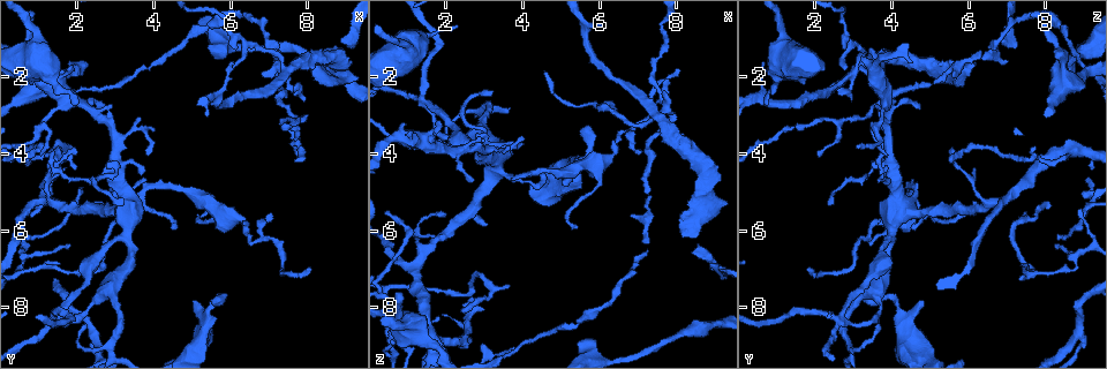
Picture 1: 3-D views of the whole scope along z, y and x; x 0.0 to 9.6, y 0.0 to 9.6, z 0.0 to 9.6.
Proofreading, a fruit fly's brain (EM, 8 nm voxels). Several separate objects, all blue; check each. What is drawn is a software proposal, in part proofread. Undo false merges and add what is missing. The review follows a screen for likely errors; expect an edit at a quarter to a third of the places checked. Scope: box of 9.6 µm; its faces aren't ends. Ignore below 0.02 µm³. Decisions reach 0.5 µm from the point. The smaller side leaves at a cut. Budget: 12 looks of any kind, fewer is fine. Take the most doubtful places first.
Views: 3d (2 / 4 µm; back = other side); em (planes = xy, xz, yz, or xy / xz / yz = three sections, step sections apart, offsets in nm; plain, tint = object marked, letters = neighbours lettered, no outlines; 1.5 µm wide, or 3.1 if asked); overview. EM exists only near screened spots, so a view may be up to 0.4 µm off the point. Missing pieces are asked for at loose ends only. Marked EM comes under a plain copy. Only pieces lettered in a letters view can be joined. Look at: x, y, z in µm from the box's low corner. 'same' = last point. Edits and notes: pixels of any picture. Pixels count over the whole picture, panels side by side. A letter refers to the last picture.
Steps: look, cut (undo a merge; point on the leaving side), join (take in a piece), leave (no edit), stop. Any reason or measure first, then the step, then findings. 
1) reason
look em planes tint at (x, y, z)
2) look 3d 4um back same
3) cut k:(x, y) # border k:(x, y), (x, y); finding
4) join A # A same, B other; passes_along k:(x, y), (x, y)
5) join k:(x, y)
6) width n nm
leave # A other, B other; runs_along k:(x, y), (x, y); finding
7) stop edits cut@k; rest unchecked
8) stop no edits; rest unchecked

three arms meet
look 3d 4um at (1.45, 8.30, 2.60)

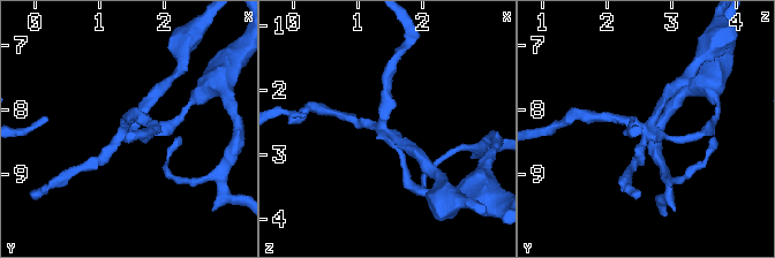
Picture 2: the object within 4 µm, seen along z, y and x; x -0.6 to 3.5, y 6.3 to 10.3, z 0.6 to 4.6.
arms 3; arm_widths 160, 160, 200 nm; need the tissue
look em planes tint at (1.50, 8.25, 2.65)

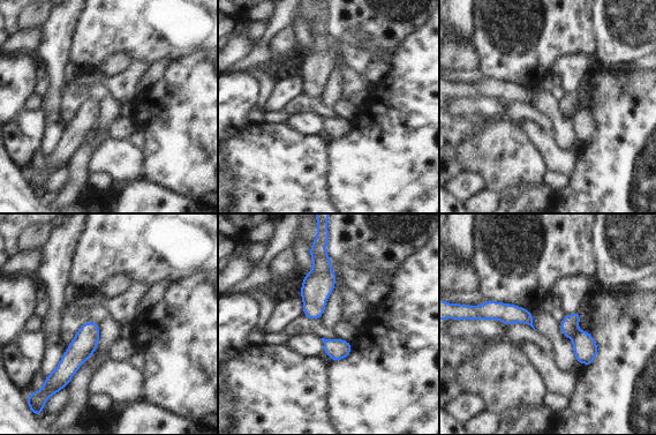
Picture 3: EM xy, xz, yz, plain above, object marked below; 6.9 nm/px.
see the neighbours
look em planes letters same

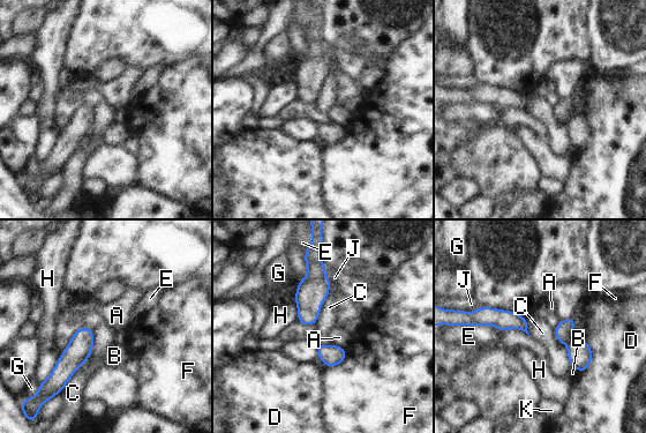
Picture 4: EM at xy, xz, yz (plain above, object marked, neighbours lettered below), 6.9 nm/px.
longest_contact C 500 nm
leave # A other, B other, C other, D other, E other, F other, G other, H other, J other, K other; border 4:(94, 329), (90, 357), (60, 392); all the same neuron

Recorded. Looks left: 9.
thin end
look em xz step 8 tint at (2.00, 2.80, 0.80)

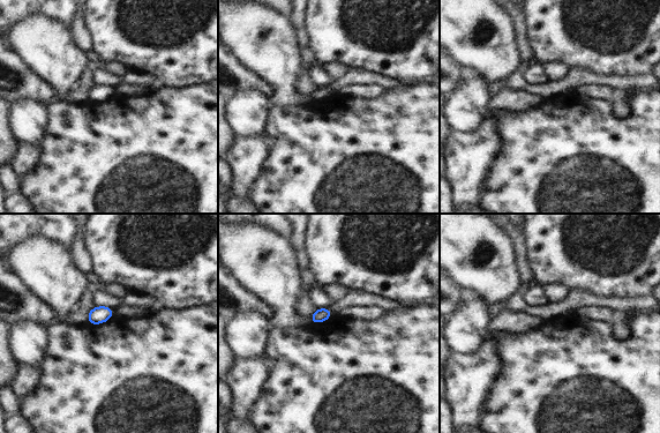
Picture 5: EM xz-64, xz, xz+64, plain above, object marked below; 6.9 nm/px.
look em planes letters same

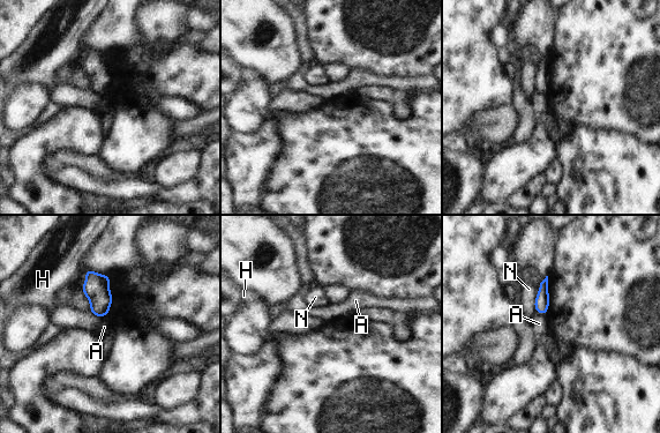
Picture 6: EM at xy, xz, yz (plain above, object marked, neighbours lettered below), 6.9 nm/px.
width 100 nm
leave # A other, H other, N other; border 6:(535, 311), (544, 315); none of them fits

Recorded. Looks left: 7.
tapers out
look em xz step 8 tint at (2.40, 5.25, 8.15)

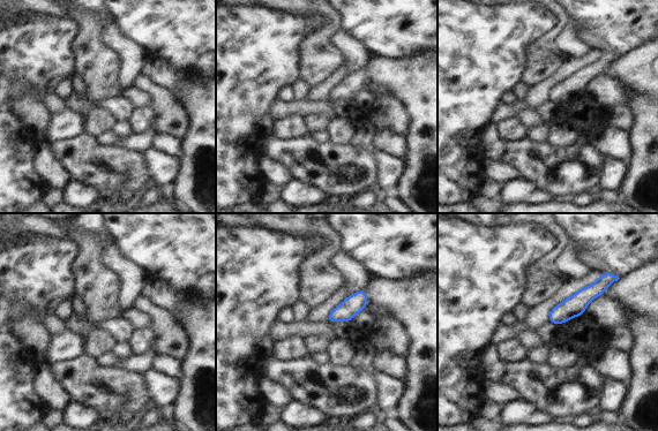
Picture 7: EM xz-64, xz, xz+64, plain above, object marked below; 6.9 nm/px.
cut it another way
look em xy step 8 letters same

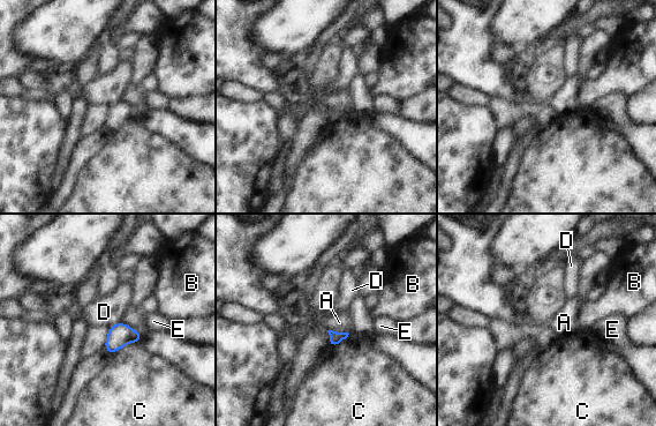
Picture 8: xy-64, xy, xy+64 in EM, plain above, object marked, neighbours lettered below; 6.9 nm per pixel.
longest_contact C 240 nm
leave # A other, B other, C other, D other, E other; border 8:(328, 329), (348, 334); no lettered piece goes on from it

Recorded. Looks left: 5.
free end
look em yz step 4 letters at (2.95, 2.75, 3.60)

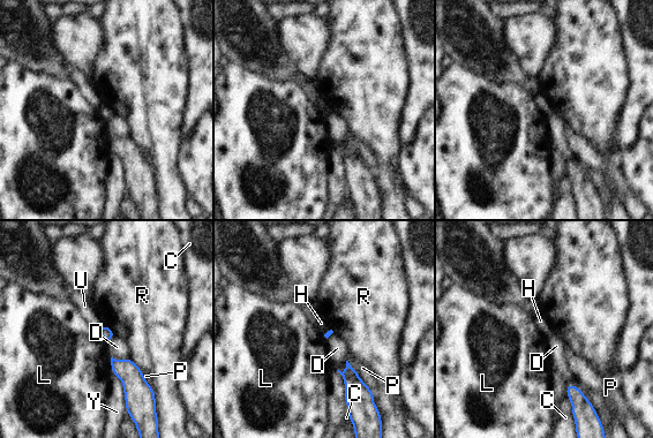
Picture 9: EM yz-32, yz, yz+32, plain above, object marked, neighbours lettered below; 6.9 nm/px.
look em planes letters same

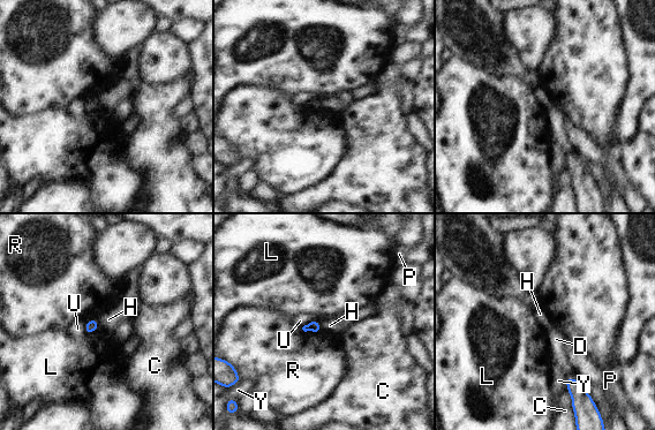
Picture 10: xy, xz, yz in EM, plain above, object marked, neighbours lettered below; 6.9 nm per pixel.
leave # C other, D other, H other, L other, P other, R other, U other, Y other; border 10:(316, 319), (322, 331); no lettered piece goes on from it

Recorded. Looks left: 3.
thick turns thin
look em xy step 4 letters at (7.50, 1.75, 3.05)

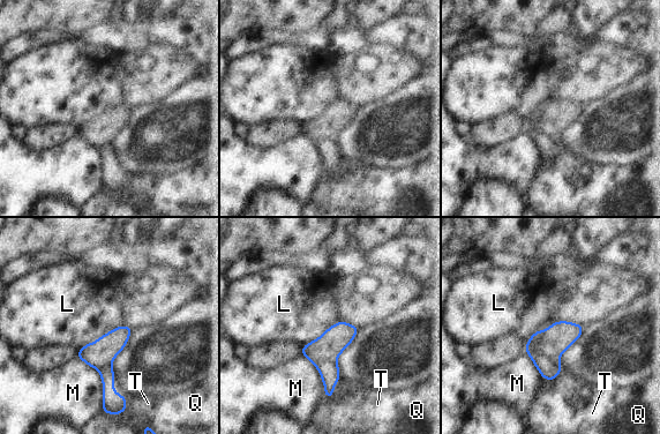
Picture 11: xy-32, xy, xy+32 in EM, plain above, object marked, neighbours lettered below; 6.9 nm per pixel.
width 180 nm; longest_contact M 400 nm
cut 11:(548, 369) # L other, M other, Q other, T other; two neurons meet here

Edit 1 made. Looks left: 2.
stop edits cut@11; rest unchecked

